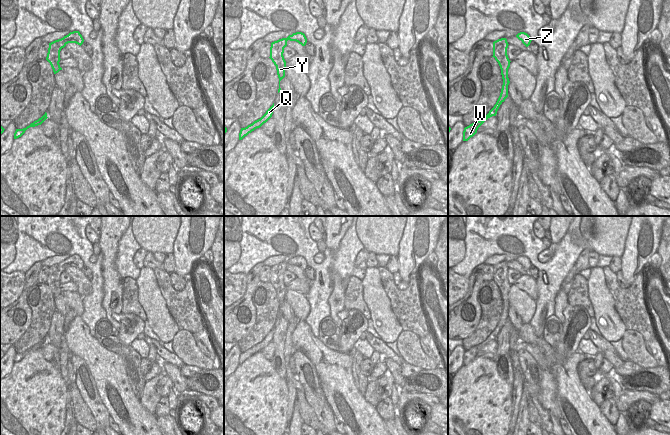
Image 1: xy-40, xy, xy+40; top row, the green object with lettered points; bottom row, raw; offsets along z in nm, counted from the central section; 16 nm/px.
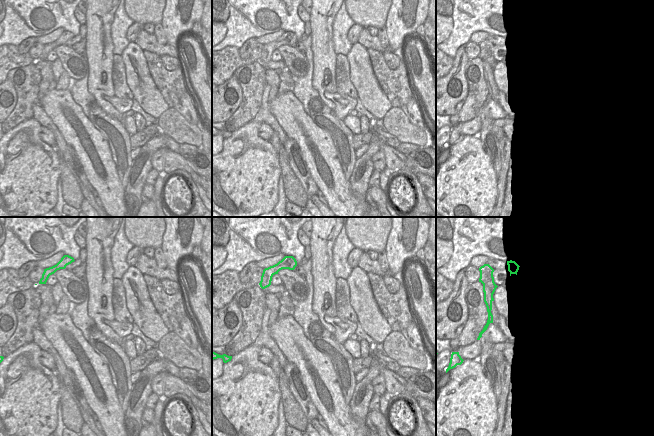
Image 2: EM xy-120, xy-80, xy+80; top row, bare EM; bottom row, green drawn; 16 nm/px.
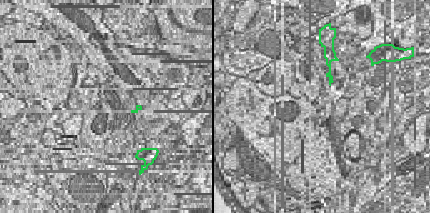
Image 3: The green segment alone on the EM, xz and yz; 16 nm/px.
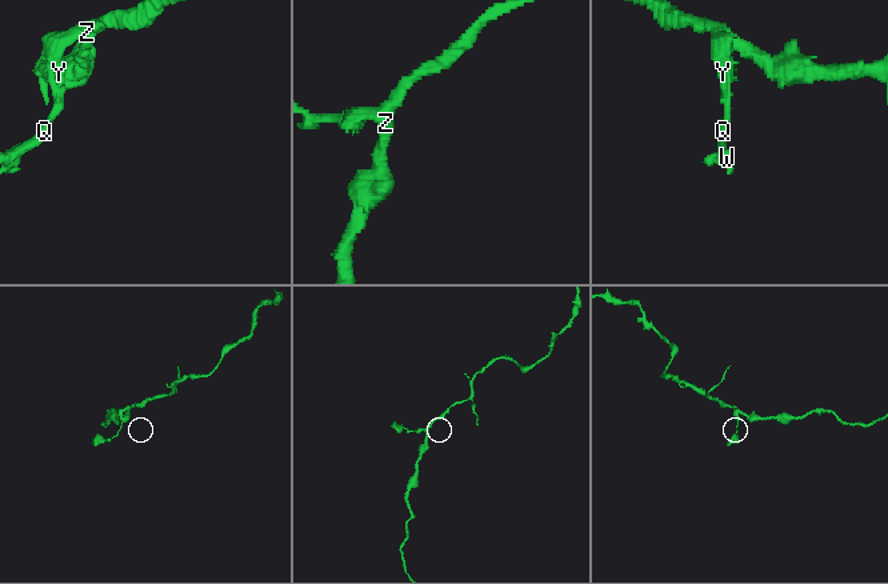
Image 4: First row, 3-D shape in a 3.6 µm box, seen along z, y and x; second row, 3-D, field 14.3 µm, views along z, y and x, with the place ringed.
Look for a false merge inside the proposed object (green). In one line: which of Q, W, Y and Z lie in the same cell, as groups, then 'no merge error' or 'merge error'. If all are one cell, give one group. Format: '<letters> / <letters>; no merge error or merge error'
Q W Y Z; no merge error

